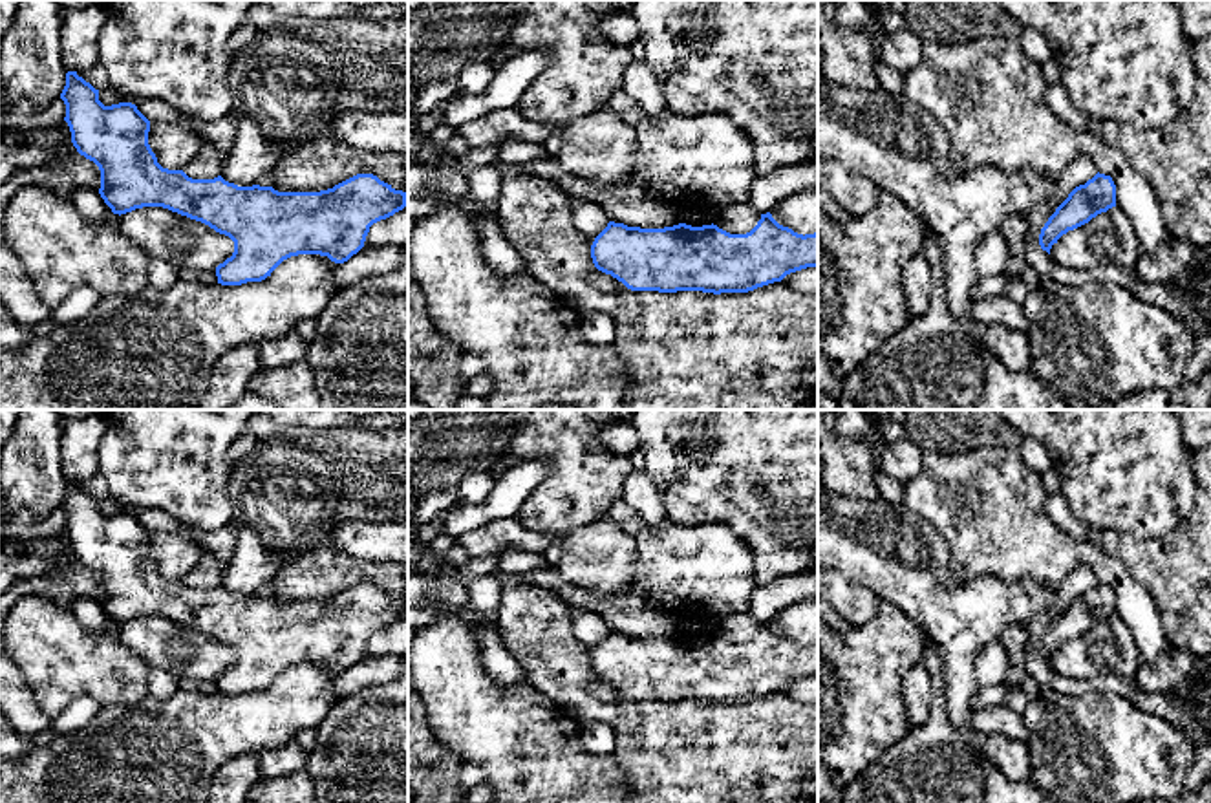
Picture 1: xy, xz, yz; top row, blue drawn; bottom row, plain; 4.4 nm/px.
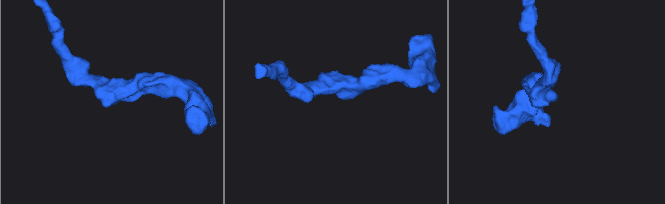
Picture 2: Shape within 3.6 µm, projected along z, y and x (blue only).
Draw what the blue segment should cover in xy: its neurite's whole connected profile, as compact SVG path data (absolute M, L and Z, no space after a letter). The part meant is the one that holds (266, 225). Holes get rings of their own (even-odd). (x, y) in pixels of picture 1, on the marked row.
M66 73L60 93L66 104L64 121L71 143L80 155L101 170L99 194L113 214L143 207L163 207L201 221L234 241L234 252L216 267L218 284L241 285L262 282L287 258L298 254L327 256L335 263L348 262L366 241L370 227L406 207L406 192L395 190L373 174L357 174L320 192L278 192L273 187L238 187L221 176L192 179L183 170L168 170L157 163L148 145L150 121L132 102L104 106L99 90L77 75Z

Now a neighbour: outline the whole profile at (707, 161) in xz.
M662 112L642 117L638 135L637 179L675 209L702 209L717 212L726 205L750 201L757 177L756 148L750 137L723 113L679 115Z

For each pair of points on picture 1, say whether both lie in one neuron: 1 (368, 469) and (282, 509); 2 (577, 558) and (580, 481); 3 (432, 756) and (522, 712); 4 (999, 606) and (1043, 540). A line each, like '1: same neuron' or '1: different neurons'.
1: same neuron
2: different neurons
3: different neurons
4: different neurons

